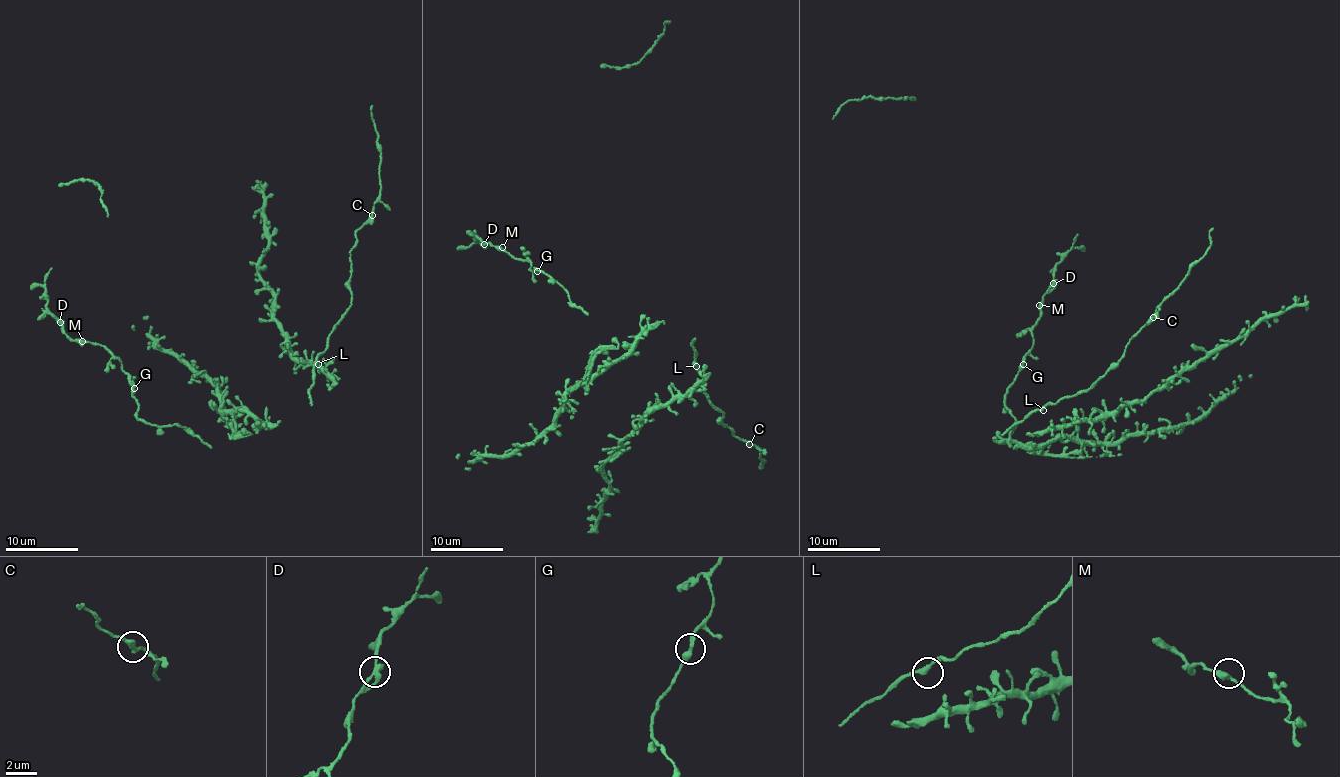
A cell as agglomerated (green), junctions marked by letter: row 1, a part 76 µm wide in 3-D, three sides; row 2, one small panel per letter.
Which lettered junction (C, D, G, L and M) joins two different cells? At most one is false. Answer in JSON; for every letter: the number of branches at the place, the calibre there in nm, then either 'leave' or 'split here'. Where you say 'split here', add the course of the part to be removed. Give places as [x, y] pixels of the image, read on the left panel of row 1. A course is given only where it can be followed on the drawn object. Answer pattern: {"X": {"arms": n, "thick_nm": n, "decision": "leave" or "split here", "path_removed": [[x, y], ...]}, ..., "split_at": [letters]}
{"C": {"arms": 3, "thick_nm": 260, "decision": "leave"}, "D": {"arms": 2, "thick_nm": 320, "decision": "leave"}, "G": {"arms": 2, "thick_nm": 320, "decision": "leave"}, "L": {"arms": 2, "thick_nm": 280, "decision": "leave"}, "M": {"arms": 2, "thick_nm": 360, "decision": "leave"}, "split_at": []}

